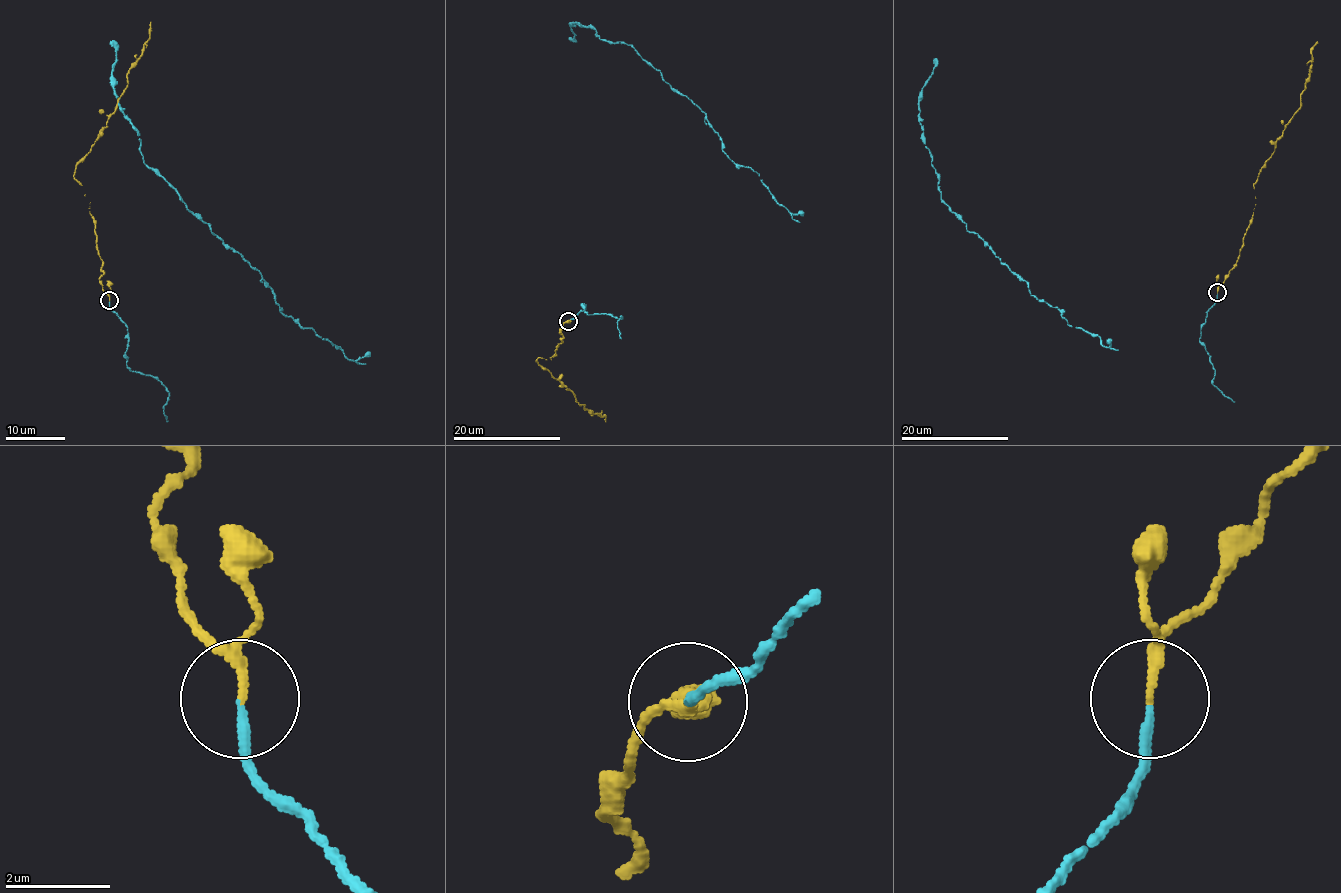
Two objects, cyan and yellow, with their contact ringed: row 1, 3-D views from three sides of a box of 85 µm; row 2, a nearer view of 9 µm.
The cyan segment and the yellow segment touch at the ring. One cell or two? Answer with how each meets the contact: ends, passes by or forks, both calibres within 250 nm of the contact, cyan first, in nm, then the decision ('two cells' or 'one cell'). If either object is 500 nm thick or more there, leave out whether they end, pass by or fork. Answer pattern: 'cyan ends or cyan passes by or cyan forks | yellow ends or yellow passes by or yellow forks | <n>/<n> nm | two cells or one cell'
cyan ends | yellow passes by | 180/140 nm | one cell

